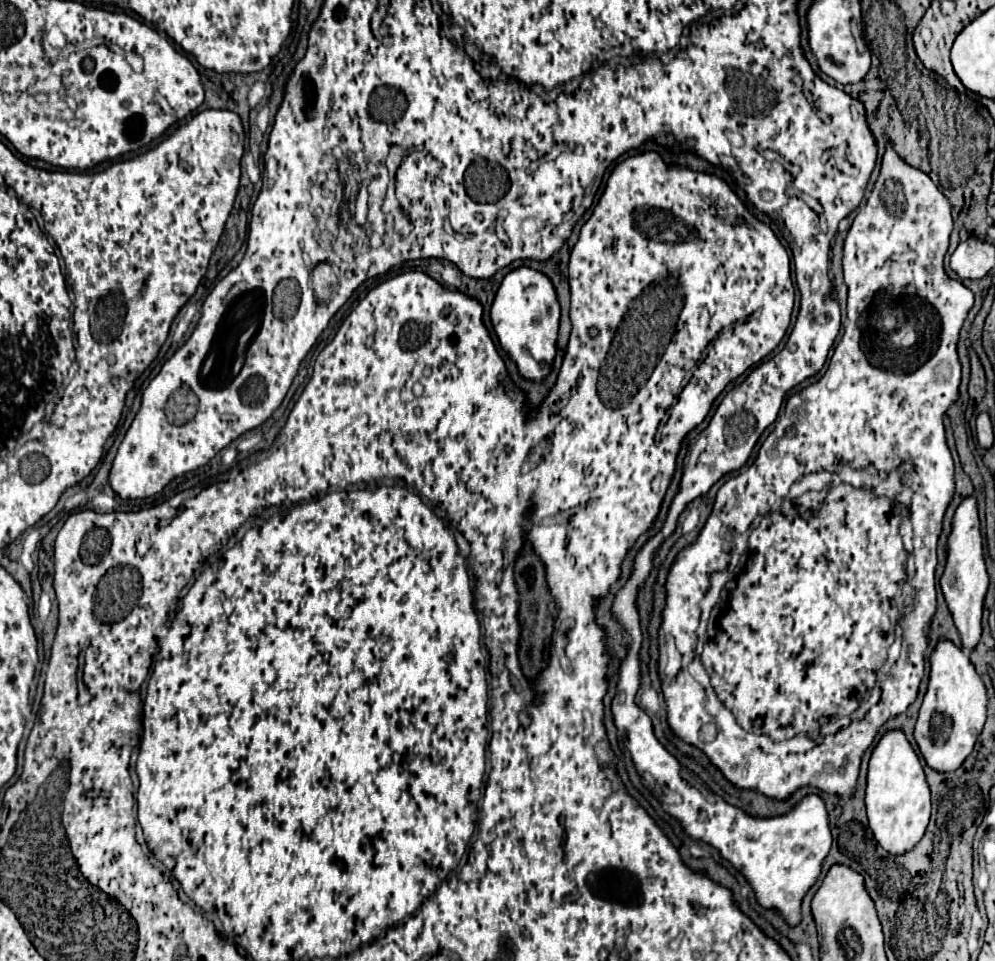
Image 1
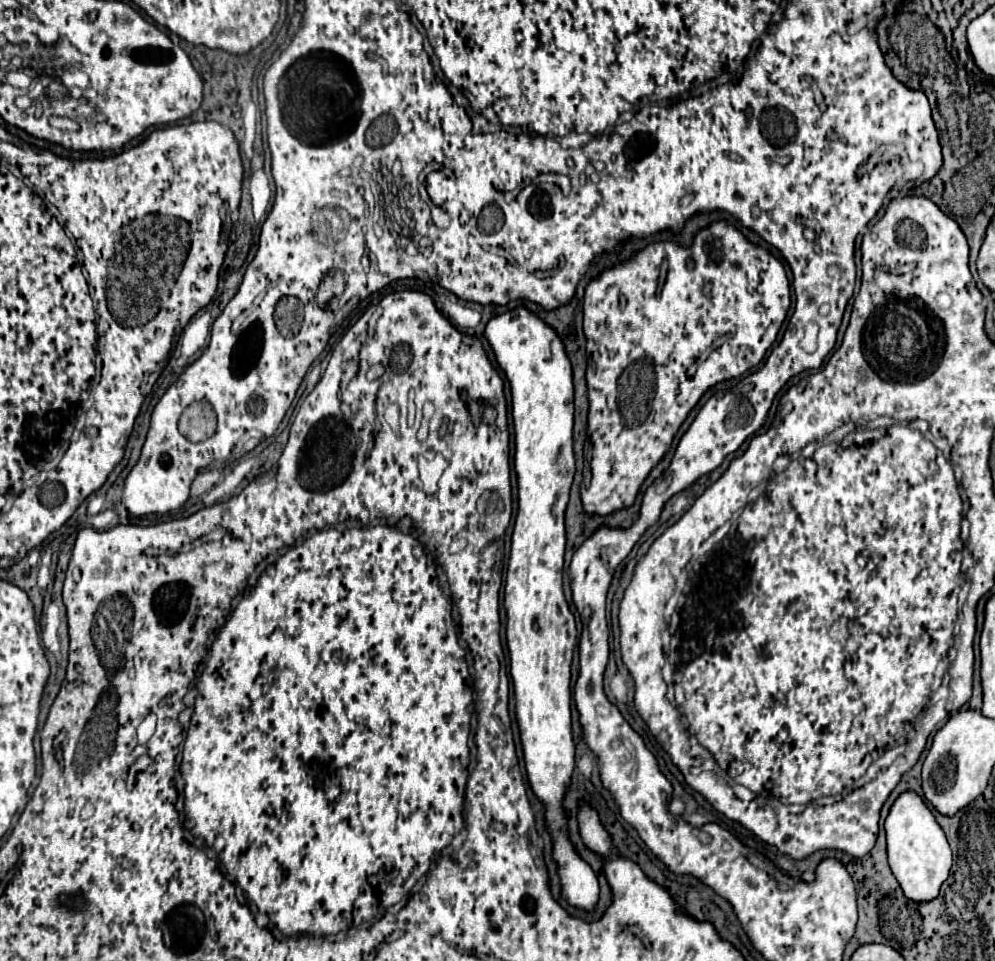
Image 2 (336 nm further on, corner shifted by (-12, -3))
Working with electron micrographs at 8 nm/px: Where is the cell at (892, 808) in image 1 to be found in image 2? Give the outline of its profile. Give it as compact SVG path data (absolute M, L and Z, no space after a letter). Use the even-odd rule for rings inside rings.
M905 790L897 796L885 820L885 832L889 866L895 878L899 880L905 896L913 902L927 902L935 898L939 894L941 884L949 876L949 862L953 862L953 858L945 832L941 830L933 812L917 792Z

